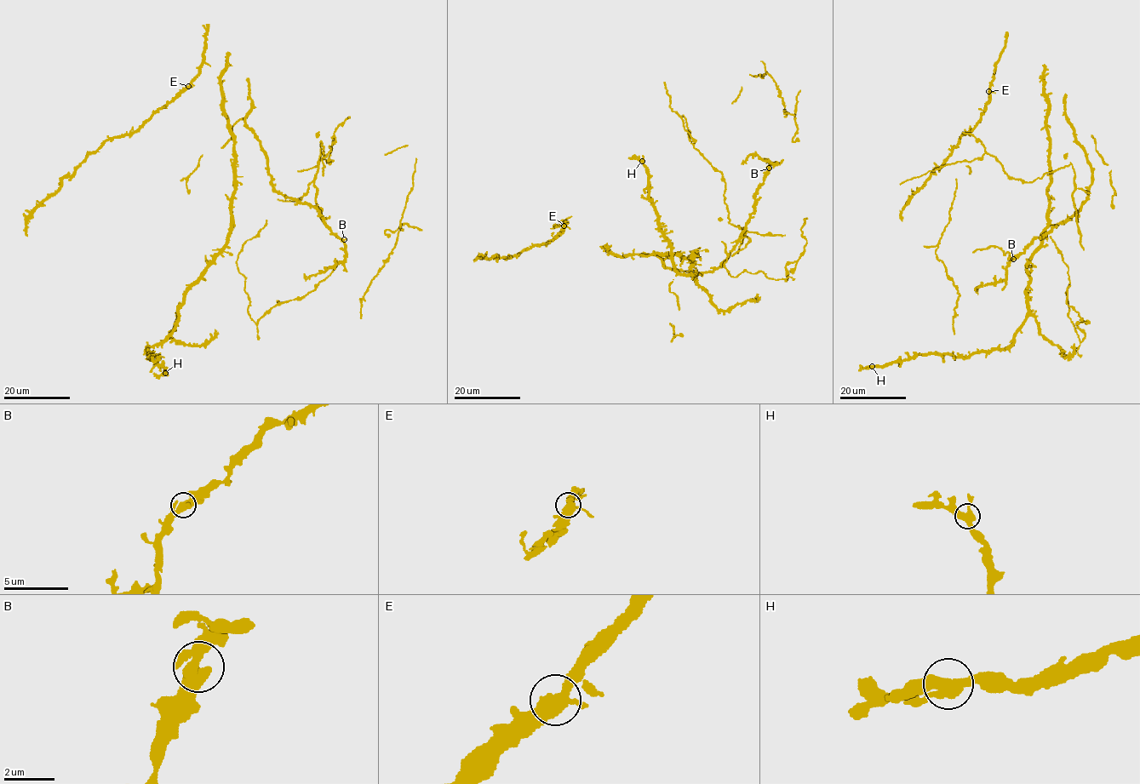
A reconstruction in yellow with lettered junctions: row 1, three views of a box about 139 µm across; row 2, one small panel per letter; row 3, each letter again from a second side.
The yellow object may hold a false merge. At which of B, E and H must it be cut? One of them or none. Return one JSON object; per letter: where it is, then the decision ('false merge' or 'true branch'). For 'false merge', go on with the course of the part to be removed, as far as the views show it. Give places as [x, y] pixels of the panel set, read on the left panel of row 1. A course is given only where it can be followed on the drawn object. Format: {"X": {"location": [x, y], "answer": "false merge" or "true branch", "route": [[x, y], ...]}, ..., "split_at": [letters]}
{"B": {"location": [344, 239], "answer": "true branch"}, "E": {"location": [188, 86], "answer": "true branch"}, "H": {"location": [165, 373], "answer": "true branch"}, "split_at": []}

